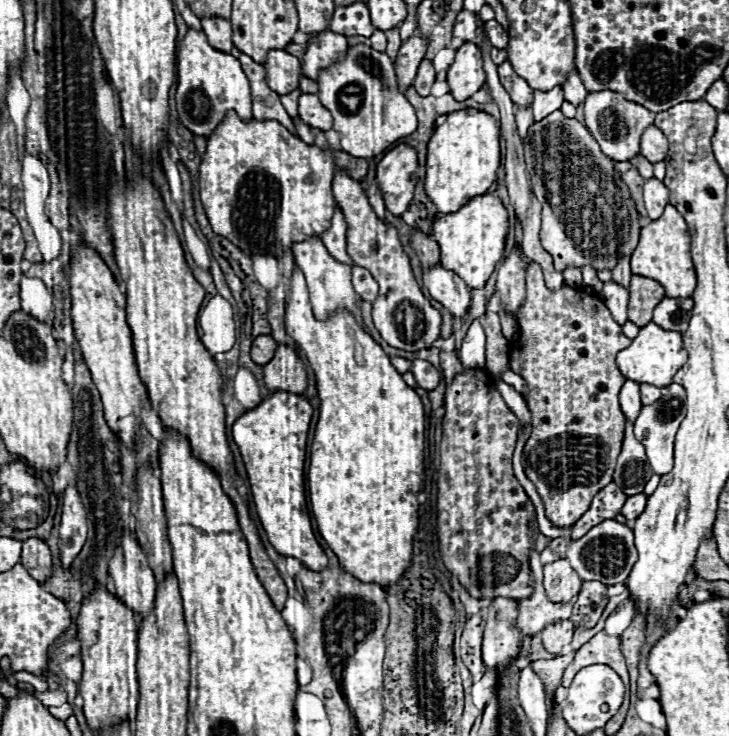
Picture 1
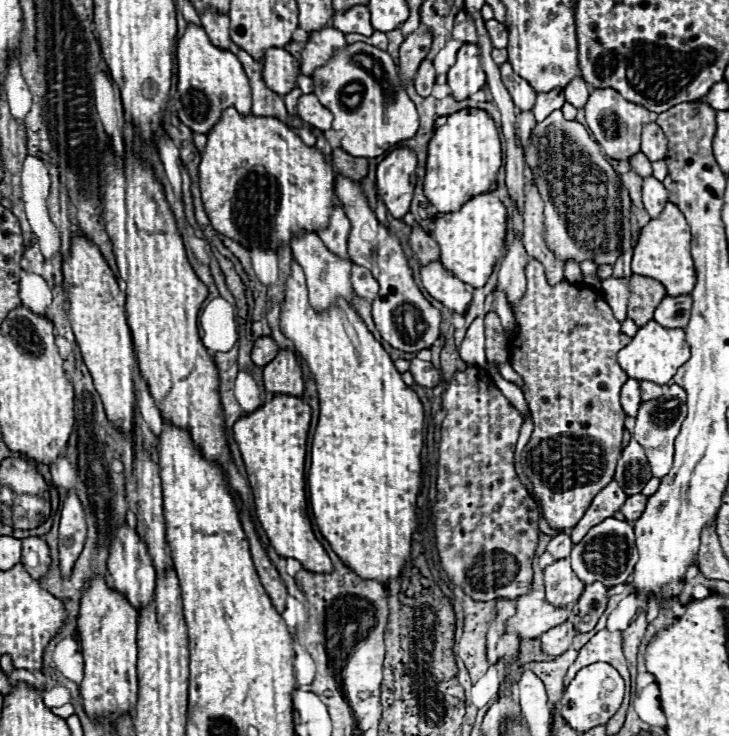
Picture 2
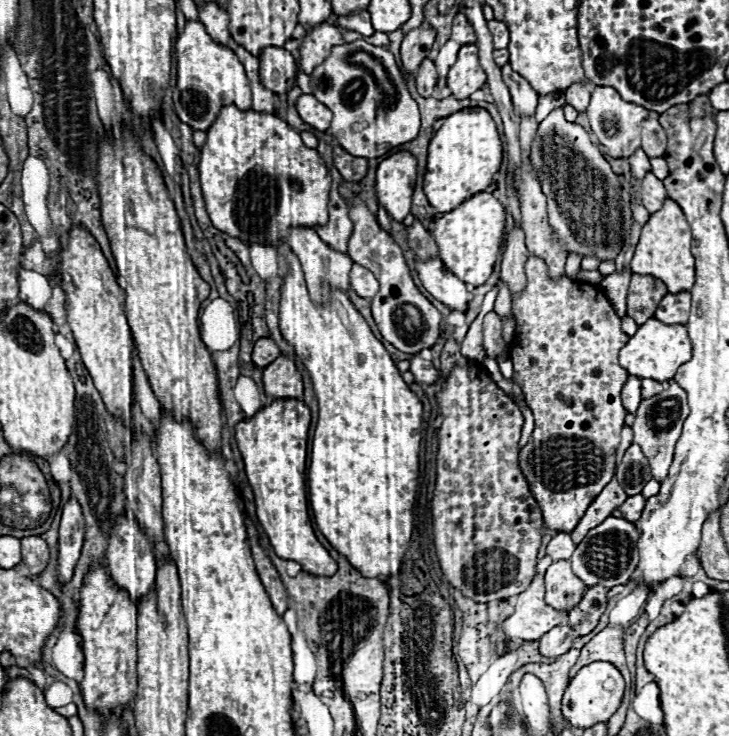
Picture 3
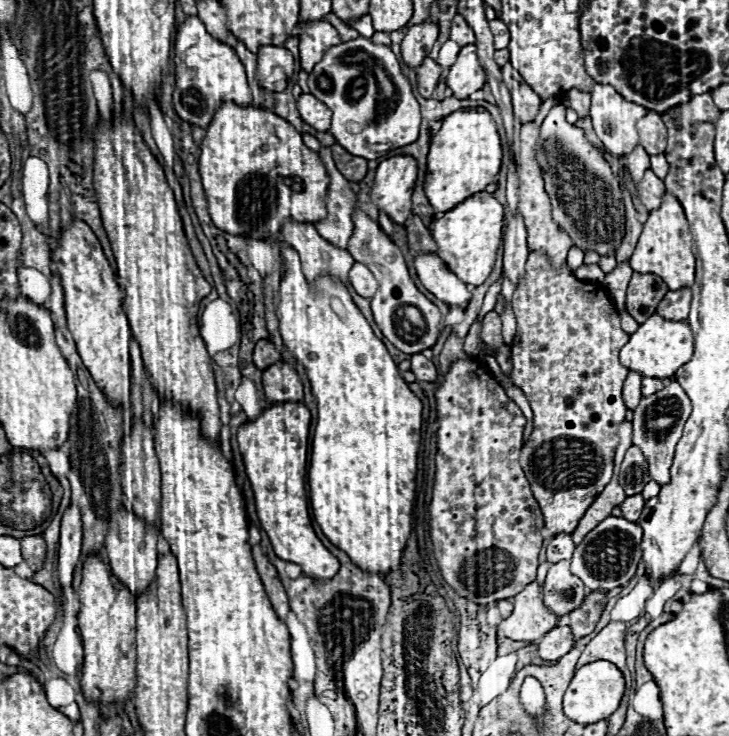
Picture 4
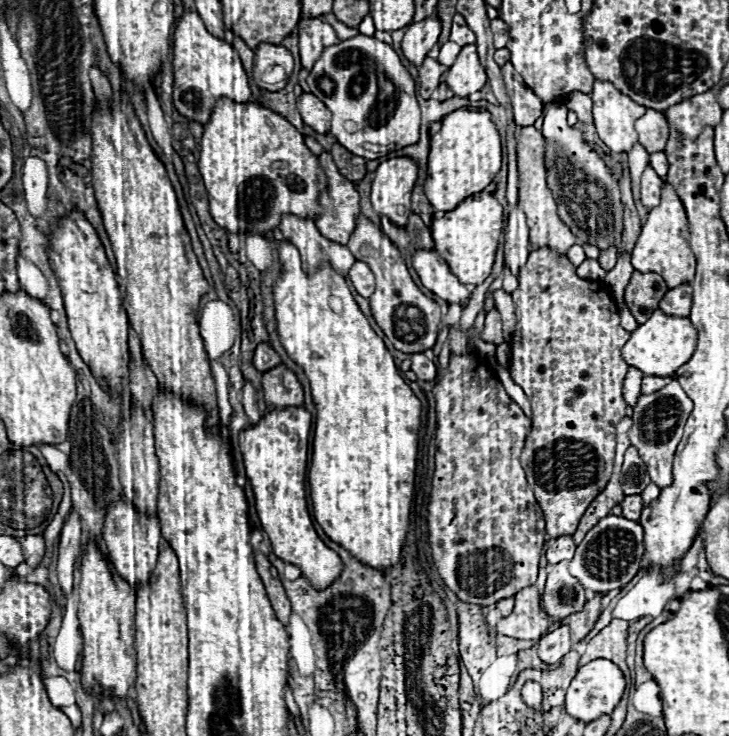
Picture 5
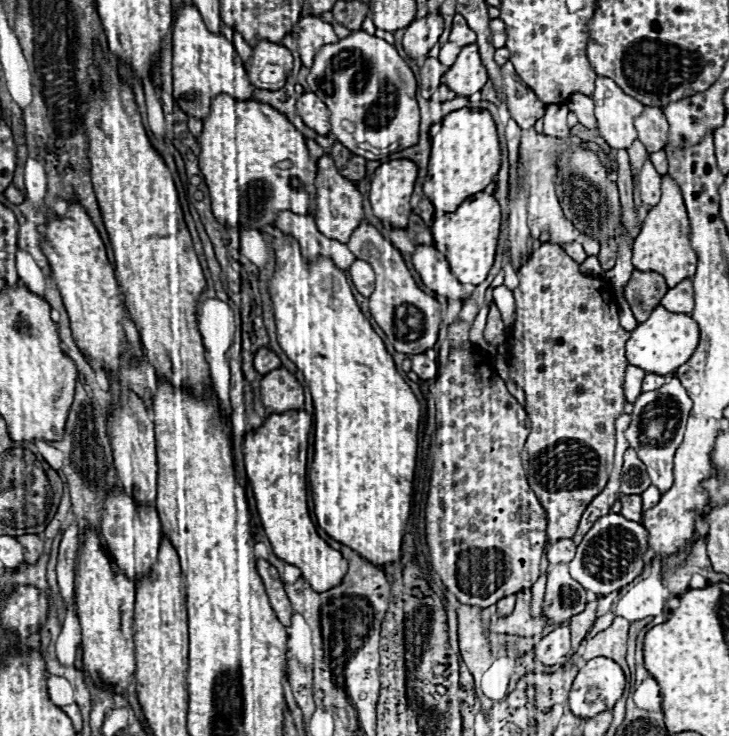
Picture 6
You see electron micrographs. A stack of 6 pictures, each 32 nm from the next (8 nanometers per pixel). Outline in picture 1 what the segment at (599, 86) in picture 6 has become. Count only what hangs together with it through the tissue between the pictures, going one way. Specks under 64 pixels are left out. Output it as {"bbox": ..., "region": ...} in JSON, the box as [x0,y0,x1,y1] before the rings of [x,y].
{"bbox":[584,90,654,162],"region":[[[612,90],[590,92],[584,100],[584,118],[588,130],[598,140],[602,152],[616,162],[628,162],[636,154],[640,154],[640,136],[650,124],[654,124],[654,112],[622,98],[618,92]]]}

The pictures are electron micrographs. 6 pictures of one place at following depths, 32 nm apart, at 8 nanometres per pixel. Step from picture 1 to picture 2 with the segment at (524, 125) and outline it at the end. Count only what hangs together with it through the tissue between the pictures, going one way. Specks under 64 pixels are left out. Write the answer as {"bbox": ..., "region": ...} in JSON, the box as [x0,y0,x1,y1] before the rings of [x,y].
{"bbox":[518,112,536,146],"region":[[[520,112],[518,114],[518,136],[520,136],[524,146],[530,142],[530,134],[532,134],[534,126],[536,126],[536,120],[534,120],[532,112]]]}

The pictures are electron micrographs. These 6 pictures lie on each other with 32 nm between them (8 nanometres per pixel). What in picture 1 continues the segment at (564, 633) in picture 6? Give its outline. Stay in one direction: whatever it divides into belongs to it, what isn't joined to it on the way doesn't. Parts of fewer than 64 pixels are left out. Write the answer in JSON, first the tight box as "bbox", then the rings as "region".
{"bbox":[542,620,574,654],"region":[[[560,620],[560,622],[548,624],[542,630],[542,644],[548,652],[558,654],[564,646],[572,642],[572,634],[574,634],[574,624],[570,620]]]}

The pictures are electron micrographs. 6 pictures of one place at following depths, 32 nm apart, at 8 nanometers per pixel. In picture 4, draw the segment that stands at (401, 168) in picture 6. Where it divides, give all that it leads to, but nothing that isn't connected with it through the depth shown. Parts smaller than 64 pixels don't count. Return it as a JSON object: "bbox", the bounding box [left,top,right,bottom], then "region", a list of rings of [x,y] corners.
{"bbox":[372,154,416,224],"region":[[[408,154],[392,156],[378,164],[372,188],[372,200],[378,210],[384,210],[396,224],[412,214],[412,188],[416,182],[416,160]]]}

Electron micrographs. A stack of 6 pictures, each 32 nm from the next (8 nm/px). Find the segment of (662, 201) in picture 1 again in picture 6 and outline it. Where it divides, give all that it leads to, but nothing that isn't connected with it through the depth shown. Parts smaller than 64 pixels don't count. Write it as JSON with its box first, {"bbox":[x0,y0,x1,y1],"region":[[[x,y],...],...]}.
{"bbox":[638,160,660,206],"region":[[[646,160],[640,178],[638,178],[638,188],[640,188],[640,196],[642,202],[648,206],[656,206],[660,200],[660,174],[654,170],[652,162]]]}

